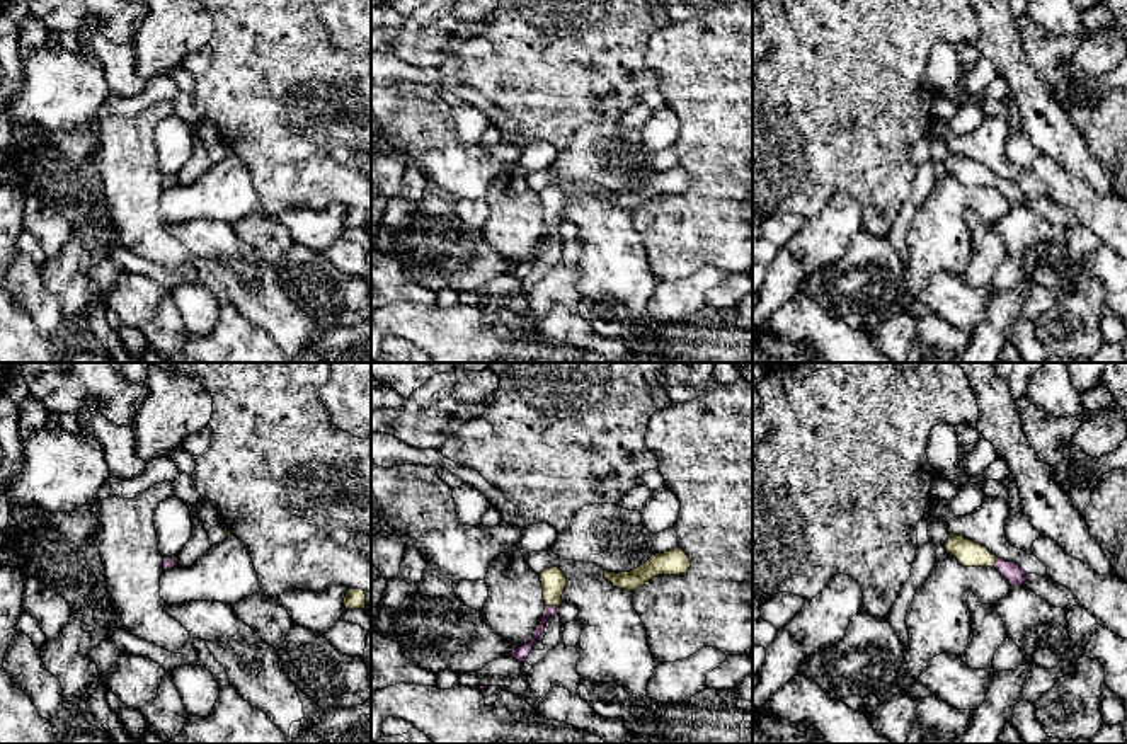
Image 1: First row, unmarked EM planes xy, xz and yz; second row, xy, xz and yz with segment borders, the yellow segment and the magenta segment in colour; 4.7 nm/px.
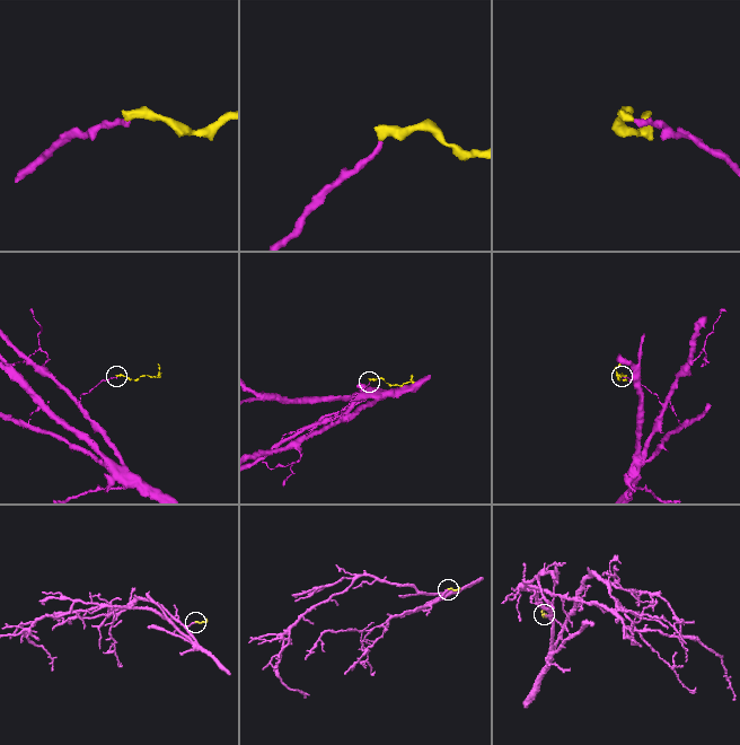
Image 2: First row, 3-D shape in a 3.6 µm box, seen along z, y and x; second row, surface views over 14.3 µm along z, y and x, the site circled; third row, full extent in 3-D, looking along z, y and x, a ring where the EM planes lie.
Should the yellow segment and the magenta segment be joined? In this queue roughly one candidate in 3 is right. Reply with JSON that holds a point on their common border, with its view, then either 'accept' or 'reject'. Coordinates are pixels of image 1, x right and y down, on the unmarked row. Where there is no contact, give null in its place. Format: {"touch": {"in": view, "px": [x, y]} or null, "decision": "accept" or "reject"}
{"touch": {"in": "xz", "px": [550, 223]}, "decision": "accept"}

